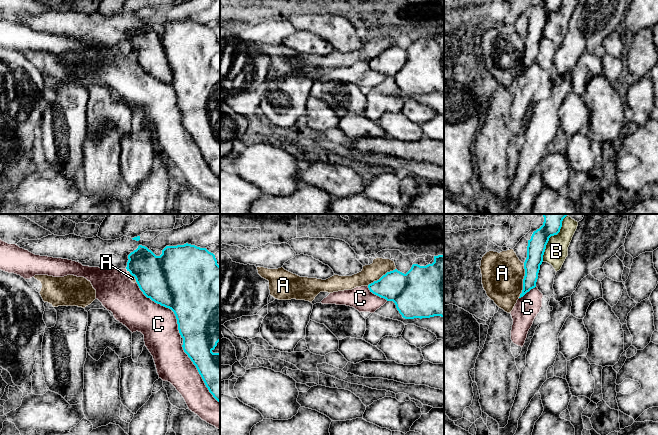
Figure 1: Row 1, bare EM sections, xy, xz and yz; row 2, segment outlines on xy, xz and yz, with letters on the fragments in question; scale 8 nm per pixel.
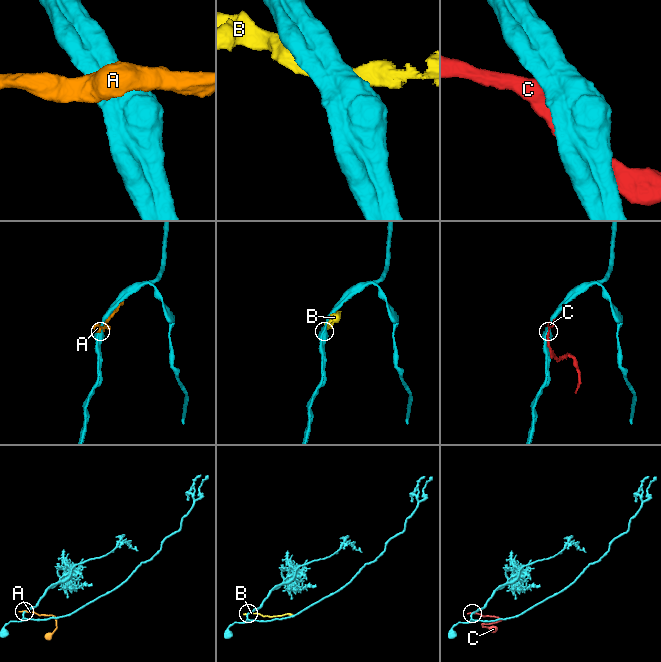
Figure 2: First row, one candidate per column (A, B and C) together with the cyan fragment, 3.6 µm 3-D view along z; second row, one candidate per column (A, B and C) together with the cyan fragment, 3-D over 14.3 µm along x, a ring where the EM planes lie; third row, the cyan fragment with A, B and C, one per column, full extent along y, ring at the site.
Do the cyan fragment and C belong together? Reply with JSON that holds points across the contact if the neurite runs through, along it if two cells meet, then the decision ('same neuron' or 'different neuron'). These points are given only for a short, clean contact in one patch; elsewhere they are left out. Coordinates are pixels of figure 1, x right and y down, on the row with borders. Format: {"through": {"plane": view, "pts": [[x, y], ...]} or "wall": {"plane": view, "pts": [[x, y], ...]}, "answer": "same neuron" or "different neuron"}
{"answer": "different neuron"}

